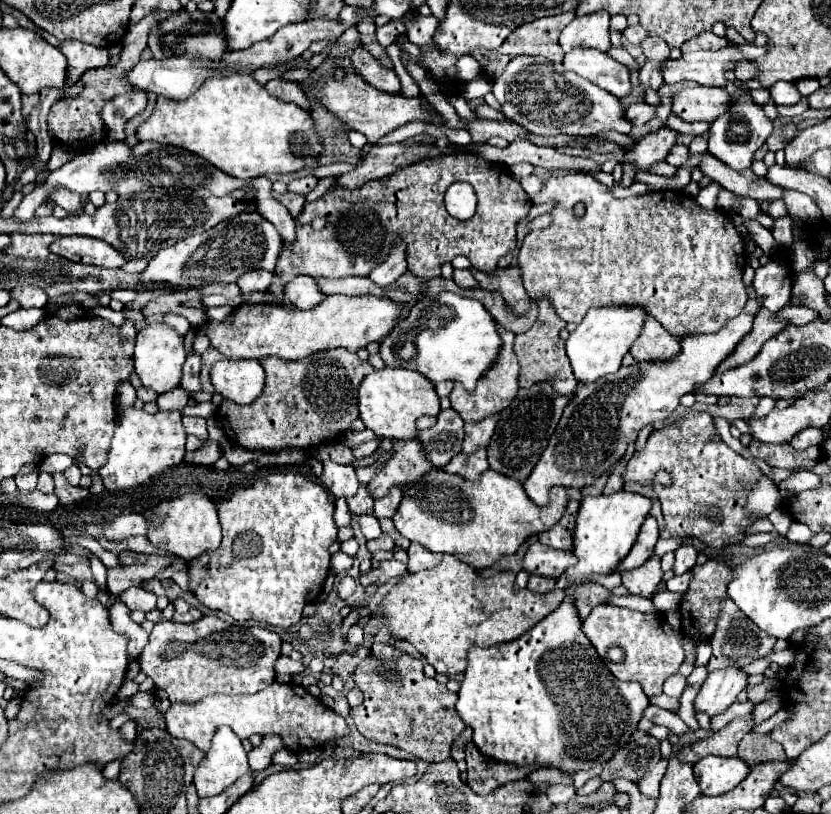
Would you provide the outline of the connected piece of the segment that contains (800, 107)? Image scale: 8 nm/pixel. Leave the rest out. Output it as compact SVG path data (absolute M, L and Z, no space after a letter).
M803 96L797 104L779 106L779 116L781 116L781 118L783 118L783 116L799 116L799 114L803 114L807 108L809 108L809 104L807 104L807 98Z

